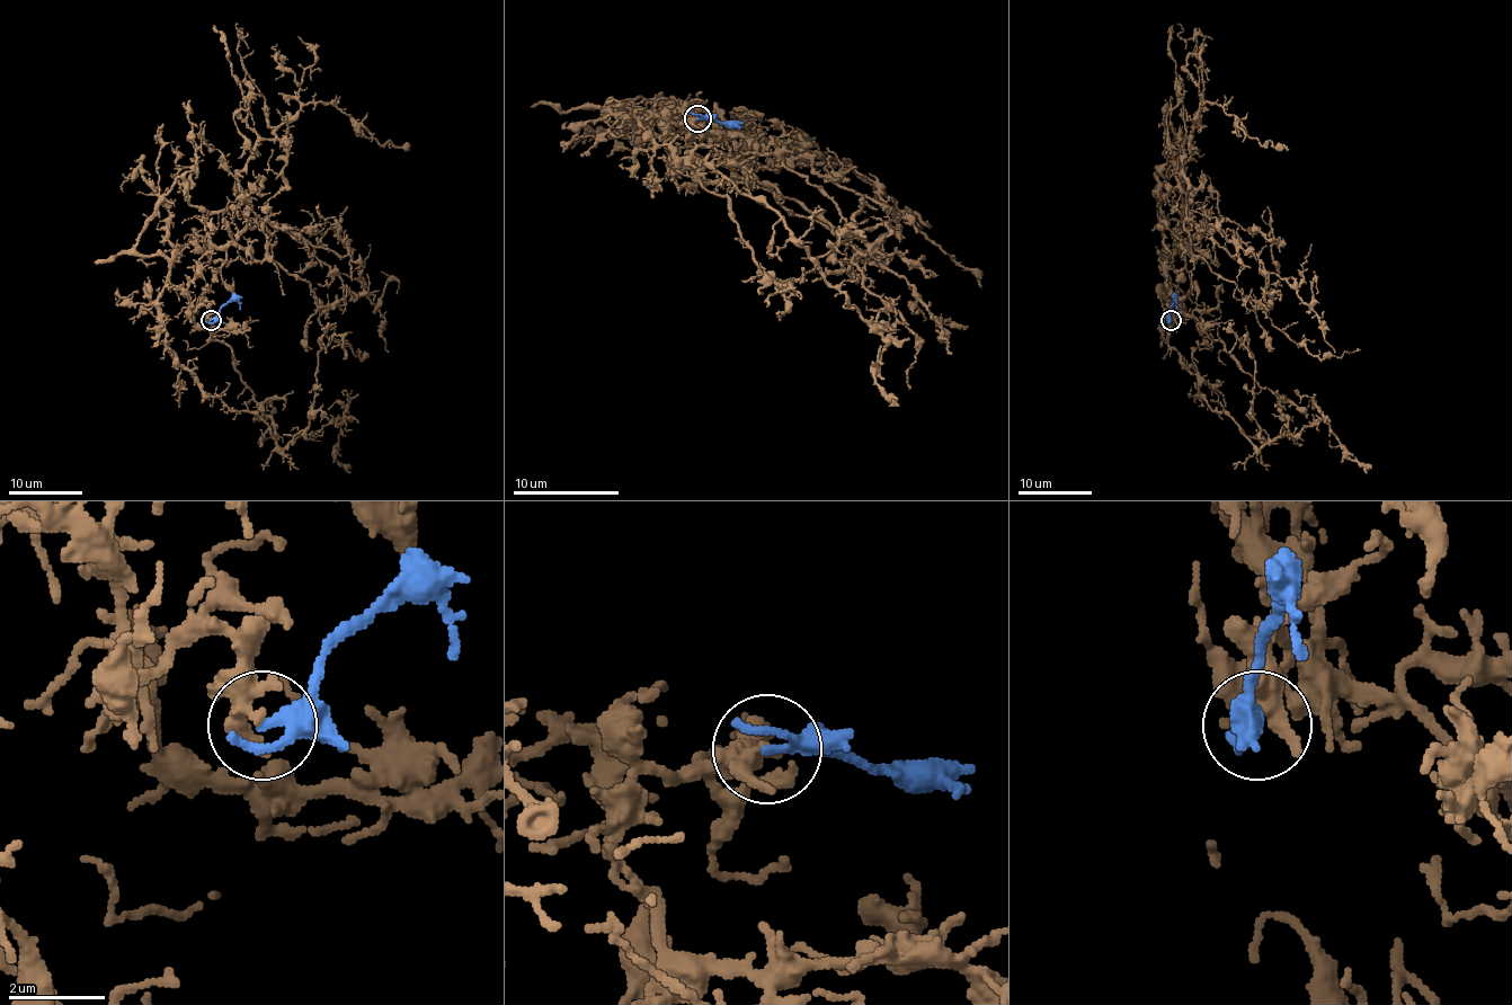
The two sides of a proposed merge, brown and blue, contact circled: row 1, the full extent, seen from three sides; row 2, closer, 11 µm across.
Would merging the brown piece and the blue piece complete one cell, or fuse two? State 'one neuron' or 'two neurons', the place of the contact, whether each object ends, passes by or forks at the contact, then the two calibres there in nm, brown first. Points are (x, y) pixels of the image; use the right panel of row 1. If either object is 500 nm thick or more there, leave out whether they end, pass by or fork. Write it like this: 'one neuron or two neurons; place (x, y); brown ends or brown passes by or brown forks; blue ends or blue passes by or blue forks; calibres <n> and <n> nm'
two neurons; place (1171, 320); brown forks; blue passes by; calibres 260 and 240 nm

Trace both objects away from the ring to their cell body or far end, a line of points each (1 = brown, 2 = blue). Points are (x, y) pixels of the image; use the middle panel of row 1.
1: (699, 117), (666, 131), (645, 109), (624, 115), (759, 197), (810, 256), (881, 224), (887, 237)
2: (699, 117), (740, 129)

